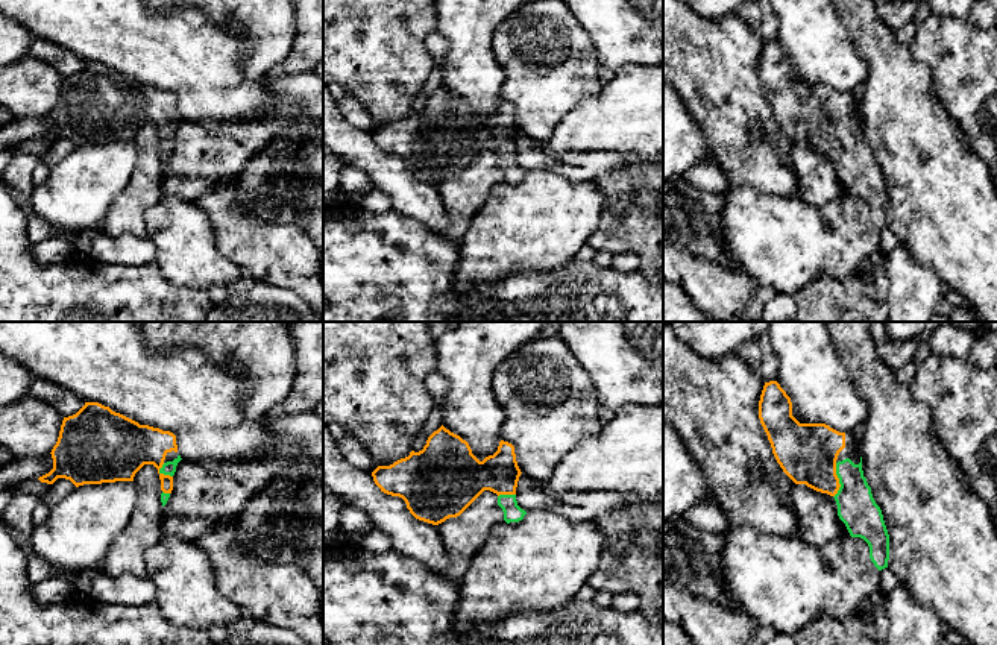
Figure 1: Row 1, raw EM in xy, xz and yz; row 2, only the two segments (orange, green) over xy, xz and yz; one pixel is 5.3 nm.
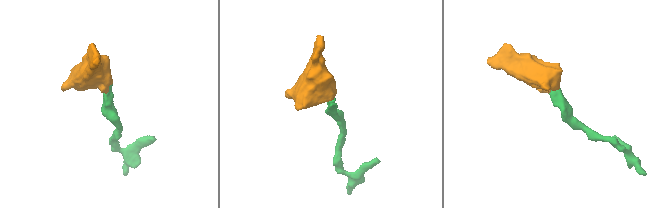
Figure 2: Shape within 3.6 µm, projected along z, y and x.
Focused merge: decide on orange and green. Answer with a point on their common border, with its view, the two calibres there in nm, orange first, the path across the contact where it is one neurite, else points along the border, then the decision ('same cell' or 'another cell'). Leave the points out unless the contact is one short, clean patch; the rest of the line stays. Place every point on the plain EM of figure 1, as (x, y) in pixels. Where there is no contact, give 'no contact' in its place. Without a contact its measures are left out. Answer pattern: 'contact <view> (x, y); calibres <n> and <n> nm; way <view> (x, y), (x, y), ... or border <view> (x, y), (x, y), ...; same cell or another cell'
contact yz (838, 140); calibres 320 and 200 nm; way yz (808, 113), (838, 140), (853, 155), (856, 167); same cell

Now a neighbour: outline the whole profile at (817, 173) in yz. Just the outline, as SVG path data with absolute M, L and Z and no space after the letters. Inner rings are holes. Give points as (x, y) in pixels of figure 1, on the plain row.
M794 144L792 164L797 175L797 197L824 206L839 196L842 184L833 156L816 152L806 144Z

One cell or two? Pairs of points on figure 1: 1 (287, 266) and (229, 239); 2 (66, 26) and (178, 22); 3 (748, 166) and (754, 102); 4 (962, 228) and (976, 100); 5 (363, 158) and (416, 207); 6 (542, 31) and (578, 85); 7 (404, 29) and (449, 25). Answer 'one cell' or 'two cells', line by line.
1: one cell
2: one cell
3: one cell
4: two cells
5: one cell
6: one cell
7: two cells

